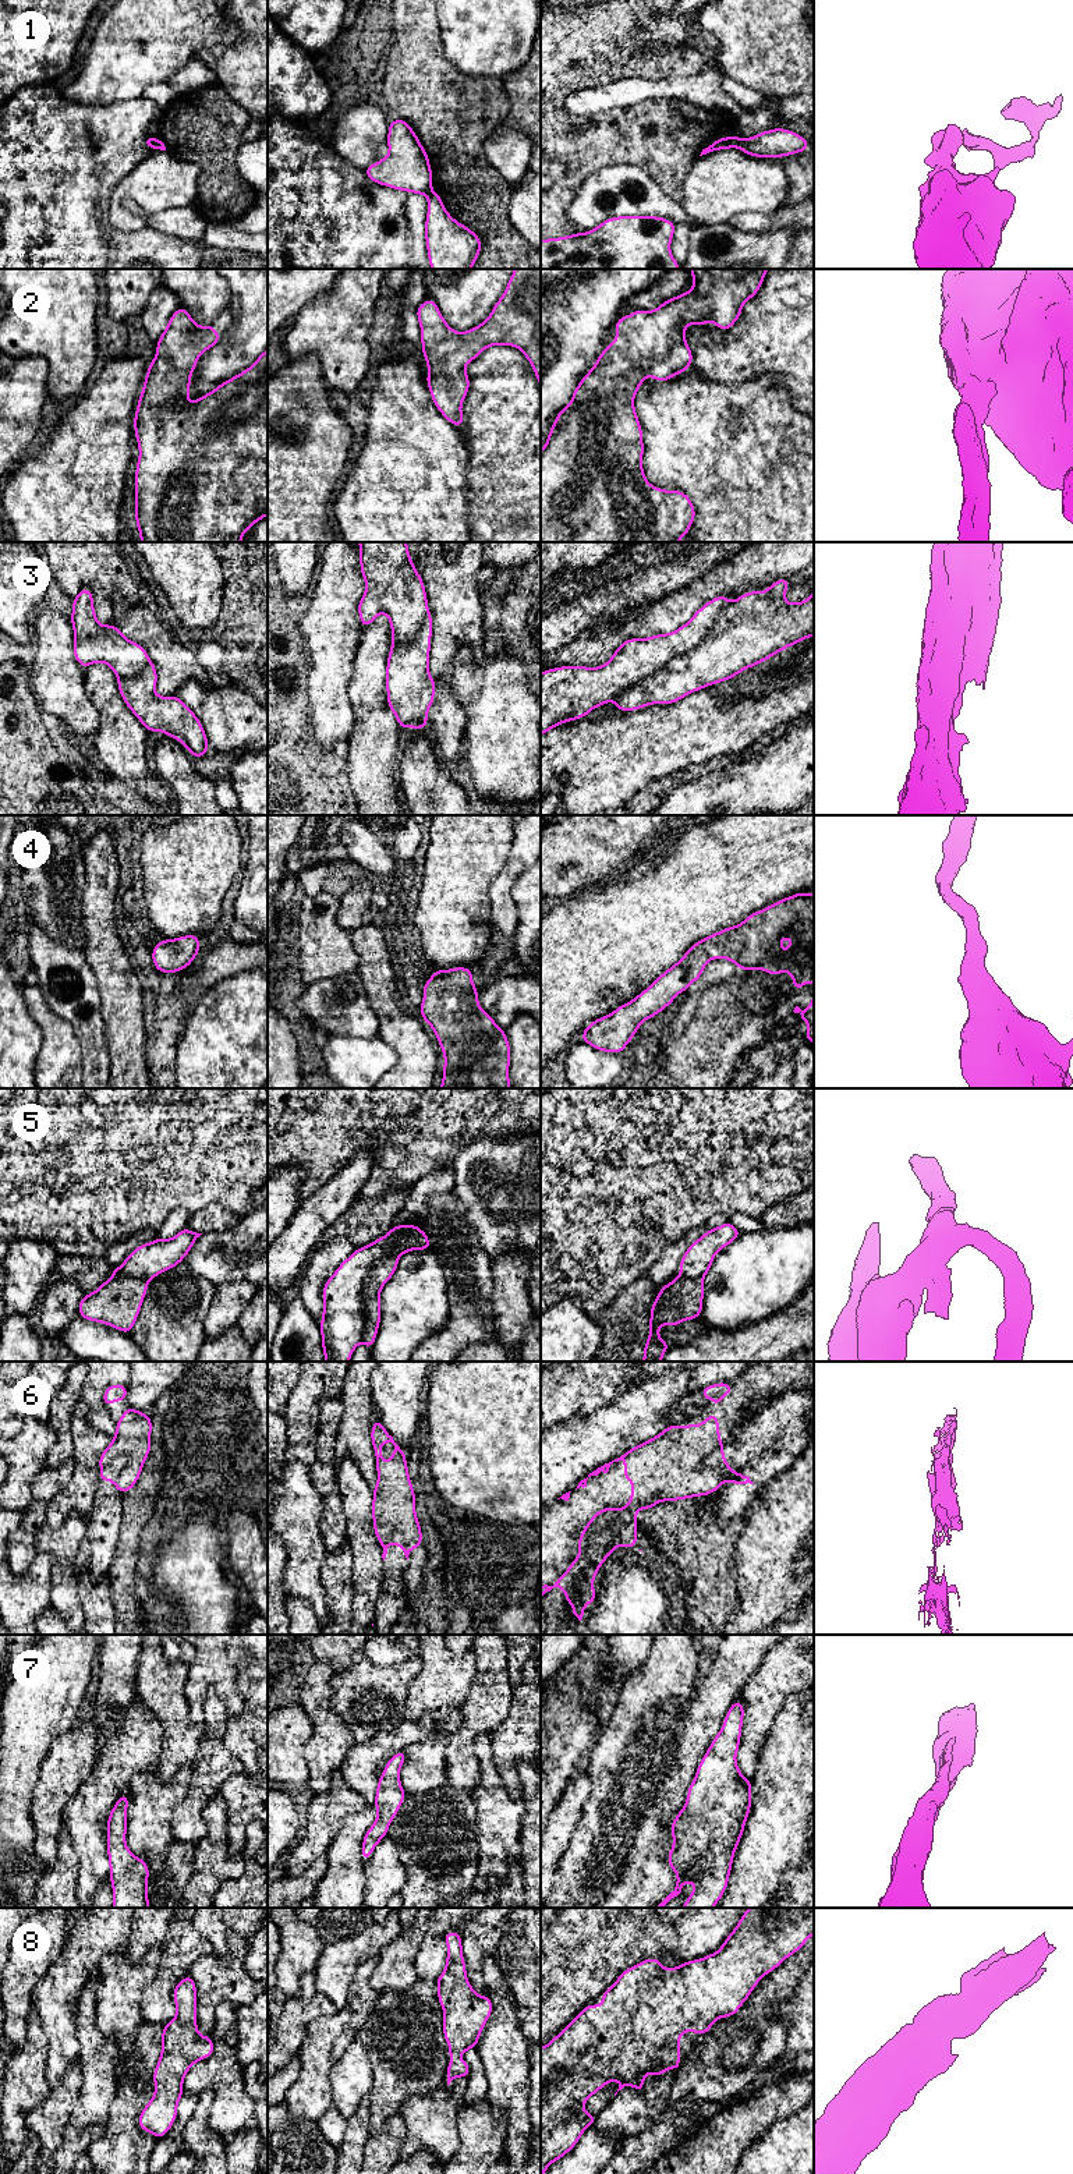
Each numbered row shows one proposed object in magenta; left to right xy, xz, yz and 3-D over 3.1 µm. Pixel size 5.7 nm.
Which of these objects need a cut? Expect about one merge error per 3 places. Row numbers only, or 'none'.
1, 3, 5, 6

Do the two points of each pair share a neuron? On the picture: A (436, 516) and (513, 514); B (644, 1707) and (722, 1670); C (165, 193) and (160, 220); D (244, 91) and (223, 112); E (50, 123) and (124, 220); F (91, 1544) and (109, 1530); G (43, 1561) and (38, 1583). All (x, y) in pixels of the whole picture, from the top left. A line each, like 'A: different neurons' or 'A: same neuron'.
A: different neurons
B: different neurons
C: different neurons
D: different neurons
E: different neurons
F: same neuron
G: same neuron

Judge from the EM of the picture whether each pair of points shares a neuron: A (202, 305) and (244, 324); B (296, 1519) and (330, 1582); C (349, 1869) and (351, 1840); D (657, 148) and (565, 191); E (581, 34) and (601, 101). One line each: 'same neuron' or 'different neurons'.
A: different neurons
B: different neurons
C: same neuron
D: same neuron
E: different neurons

